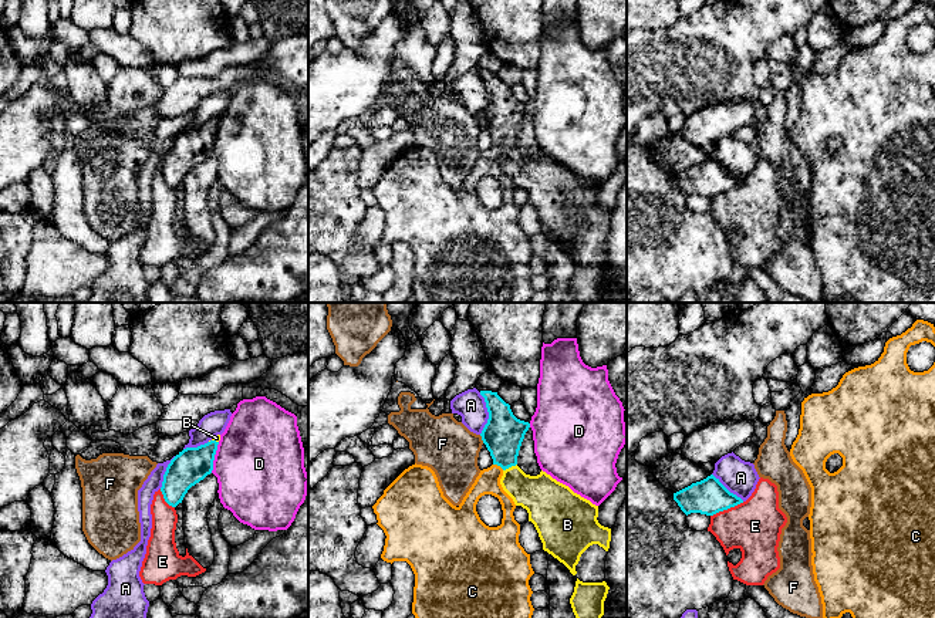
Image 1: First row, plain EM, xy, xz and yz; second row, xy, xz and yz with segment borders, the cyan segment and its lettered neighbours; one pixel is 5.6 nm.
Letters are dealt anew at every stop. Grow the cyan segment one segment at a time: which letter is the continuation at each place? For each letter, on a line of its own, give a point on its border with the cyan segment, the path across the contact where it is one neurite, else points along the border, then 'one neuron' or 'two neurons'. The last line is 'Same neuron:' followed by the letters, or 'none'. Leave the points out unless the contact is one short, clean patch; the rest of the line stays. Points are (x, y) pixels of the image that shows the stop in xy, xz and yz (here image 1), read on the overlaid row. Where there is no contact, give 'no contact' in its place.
A: meets cyan in xz at (489, 414); two neurons
B: meets cyan in xz at (509, 466); one neuron
C: meets cyan in xz at (499, 465); border along xz (493, 463), (503, 469); two neurons
D: meets cyan in xy at (213, 458); border along xy (219, 442), (211, 472); two neurons
E: meets cyan in yz at (726, 509); two neurons
F: meets cyan in xz at (482, 439); border along xz (479, 435), (483, 442); two neurons
Same neuron: B

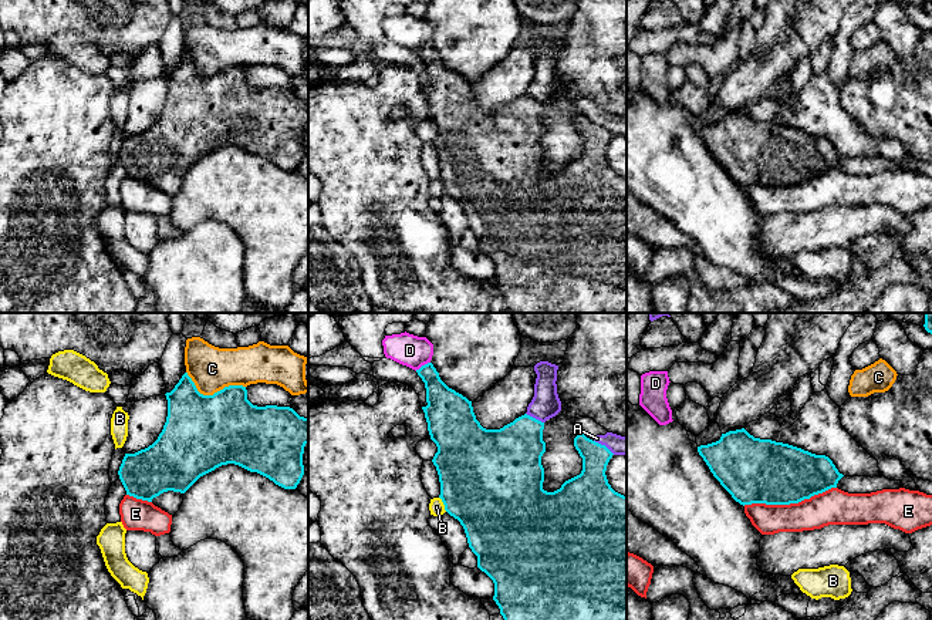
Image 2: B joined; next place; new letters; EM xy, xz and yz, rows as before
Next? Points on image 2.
A: meets cyan in xz at (604, 445); two neurons
B: meets cyan in xz at (443, 504); border along xz (439, 496), (446, 511); two neurons
C: meets cyan in xy at (213, 394); border along xy (186, 371), (203, 394), (213, 394), (229, 386), (245, 386); two neurons
D: meets cyan in xz at (422, 366); two neurons
E: meets cyan in yz at (789, 504); two neurons
Same neuron: none

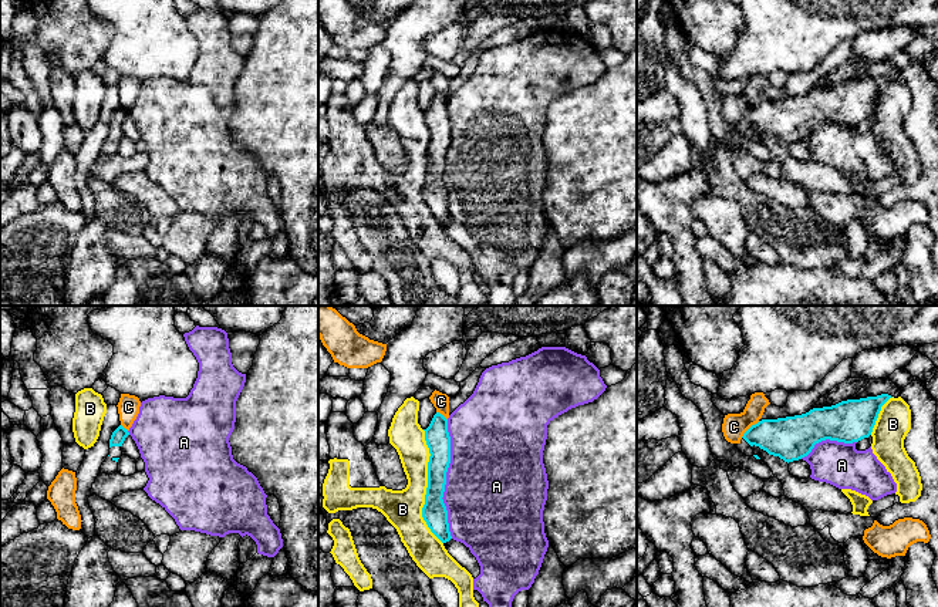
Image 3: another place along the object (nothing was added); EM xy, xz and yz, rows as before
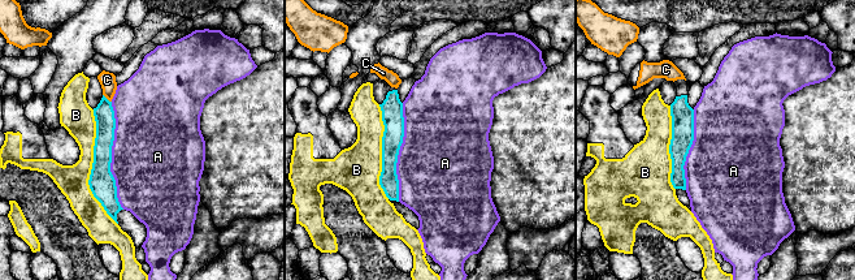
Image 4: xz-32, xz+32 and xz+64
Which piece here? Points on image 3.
A: meets cyan in xz at (445, 479); two neurons
B: meets cyan in xz at (428, 486); two neurons
C: meets cyan in yz at (749, 428); border along yz (759, 421), (741, 437); two neurons
Same neuron: none

